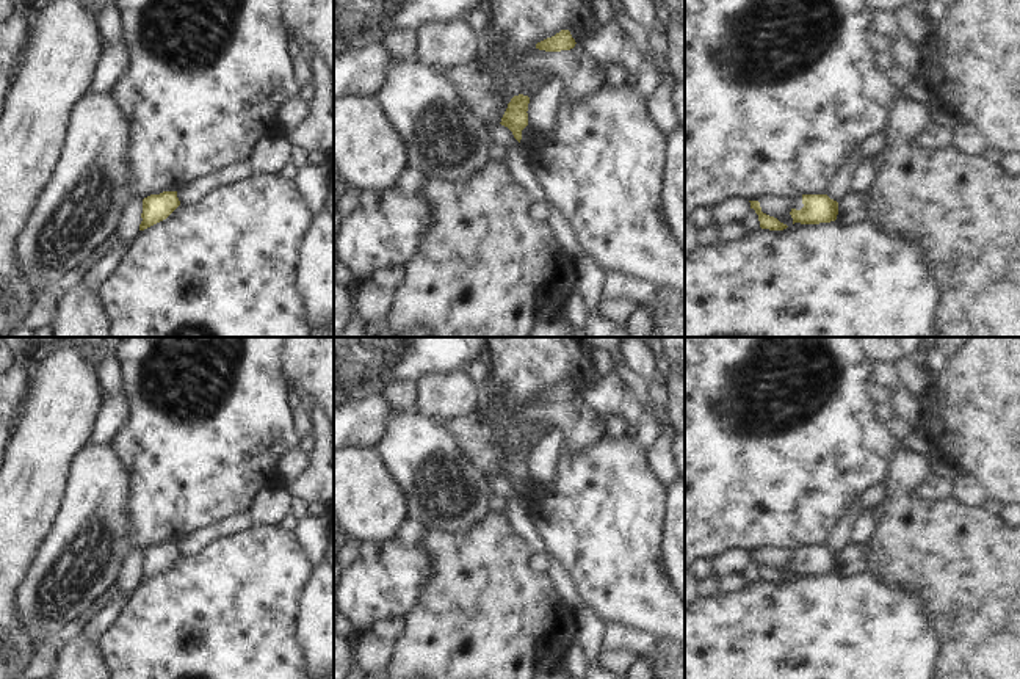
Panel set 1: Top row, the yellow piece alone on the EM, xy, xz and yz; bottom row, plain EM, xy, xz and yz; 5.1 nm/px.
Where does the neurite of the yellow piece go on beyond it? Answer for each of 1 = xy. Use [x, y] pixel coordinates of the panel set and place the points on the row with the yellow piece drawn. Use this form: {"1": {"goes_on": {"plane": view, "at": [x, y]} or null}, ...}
{"1": {"goes_on": null}}

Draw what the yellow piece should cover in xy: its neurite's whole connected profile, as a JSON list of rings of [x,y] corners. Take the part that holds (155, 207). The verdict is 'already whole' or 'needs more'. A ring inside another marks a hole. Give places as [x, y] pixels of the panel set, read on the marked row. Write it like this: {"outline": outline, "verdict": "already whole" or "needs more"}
{"outline": [[[163,191],[144,198],[139,231],[166,220],[179,205],[177,191]]], "verdict": "already whole"}

